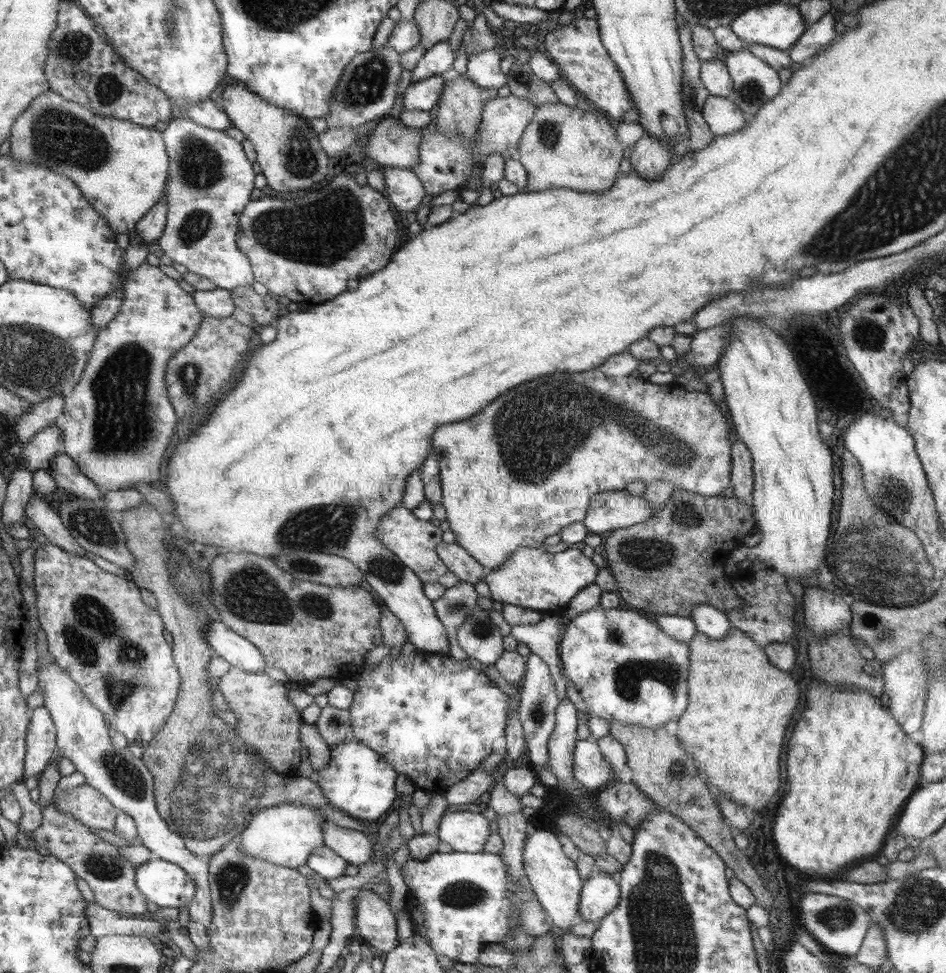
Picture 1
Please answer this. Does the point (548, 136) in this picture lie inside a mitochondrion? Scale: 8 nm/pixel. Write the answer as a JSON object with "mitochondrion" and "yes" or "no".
{"mitochondrion":"yes"}

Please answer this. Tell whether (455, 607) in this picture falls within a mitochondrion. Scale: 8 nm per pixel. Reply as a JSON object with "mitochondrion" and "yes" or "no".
{"mitochondrion":"yes"}

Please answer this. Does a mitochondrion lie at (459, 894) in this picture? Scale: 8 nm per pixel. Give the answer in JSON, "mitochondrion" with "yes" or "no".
{"mitochondrion":"yes"}

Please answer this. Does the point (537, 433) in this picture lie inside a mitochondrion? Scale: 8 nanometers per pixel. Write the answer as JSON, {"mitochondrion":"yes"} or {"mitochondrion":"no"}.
{"mitochondrion":"yes"}

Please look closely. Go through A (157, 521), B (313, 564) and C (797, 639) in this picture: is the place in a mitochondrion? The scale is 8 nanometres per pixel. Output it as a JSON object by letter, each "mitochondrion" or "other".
{"A":"other","B":"mitochondrion","C":"other"}

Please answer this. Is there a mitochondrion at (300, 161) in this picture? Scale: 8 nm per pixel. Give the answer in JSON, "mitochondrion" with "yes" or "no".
{"mitochondrion":"yes"}

